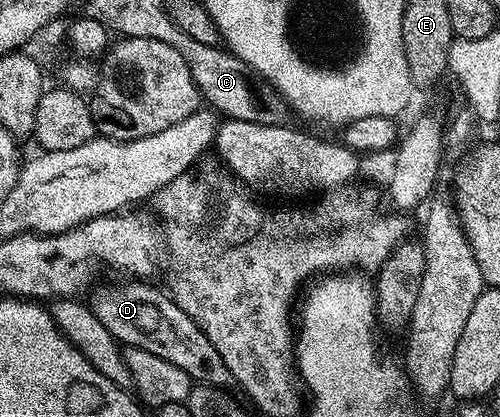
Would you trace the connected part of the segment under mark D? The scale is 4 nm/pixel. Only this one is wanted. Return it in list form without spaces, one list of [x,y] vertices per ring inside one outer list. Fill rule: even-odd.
[[[132,280],[124,285],[128,286],[104,286],[96,295],[91,295],[92,300],[90,298],[94,316],[121,347],[133,346],[142,348],[142,352],[154,352],[154,356],[162,356],[162,360],[170,360],[170,364],[182,368],[193,383],[221,388],[233,385],[230,368],[226,368],[222,356],[218,356],[218,348],[206,340],[206,332],[178,308],[171,296],[146,280]]]

